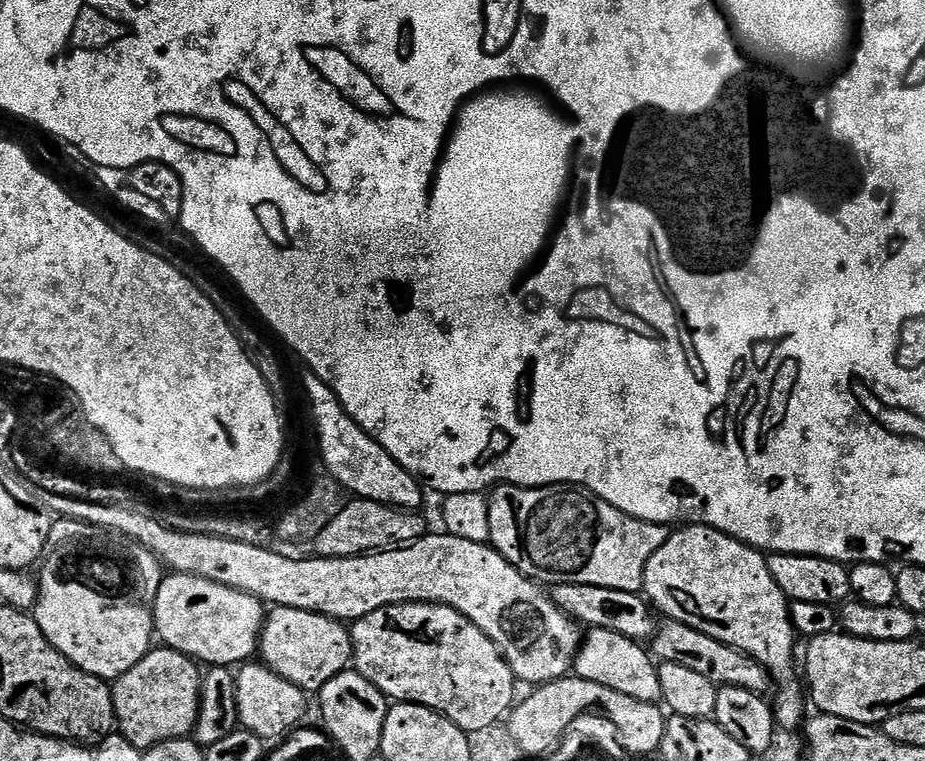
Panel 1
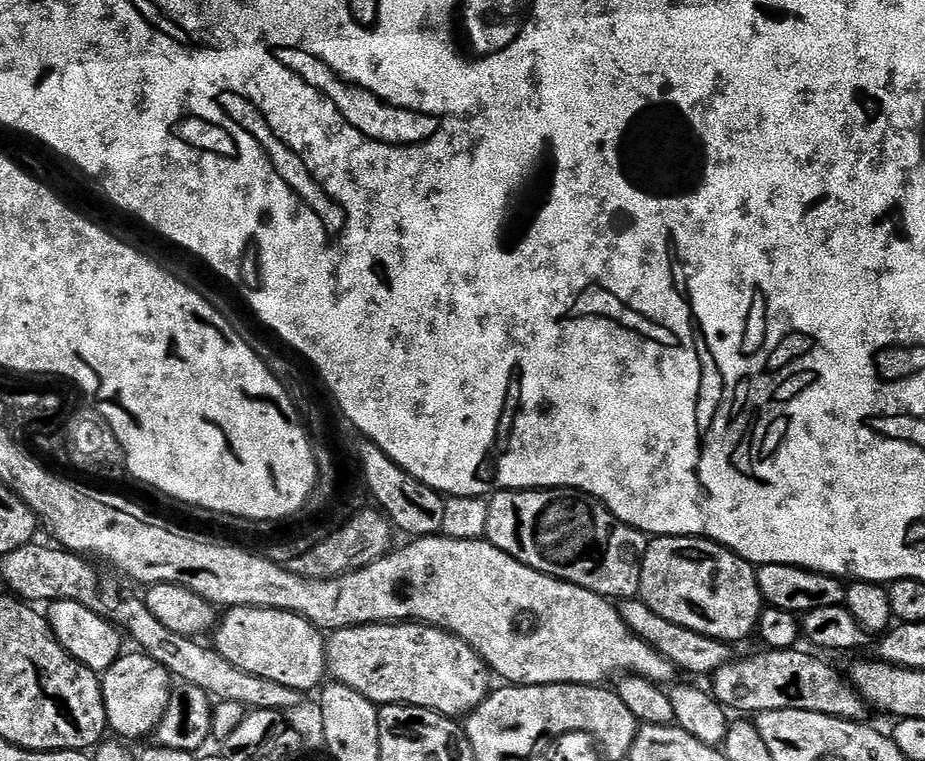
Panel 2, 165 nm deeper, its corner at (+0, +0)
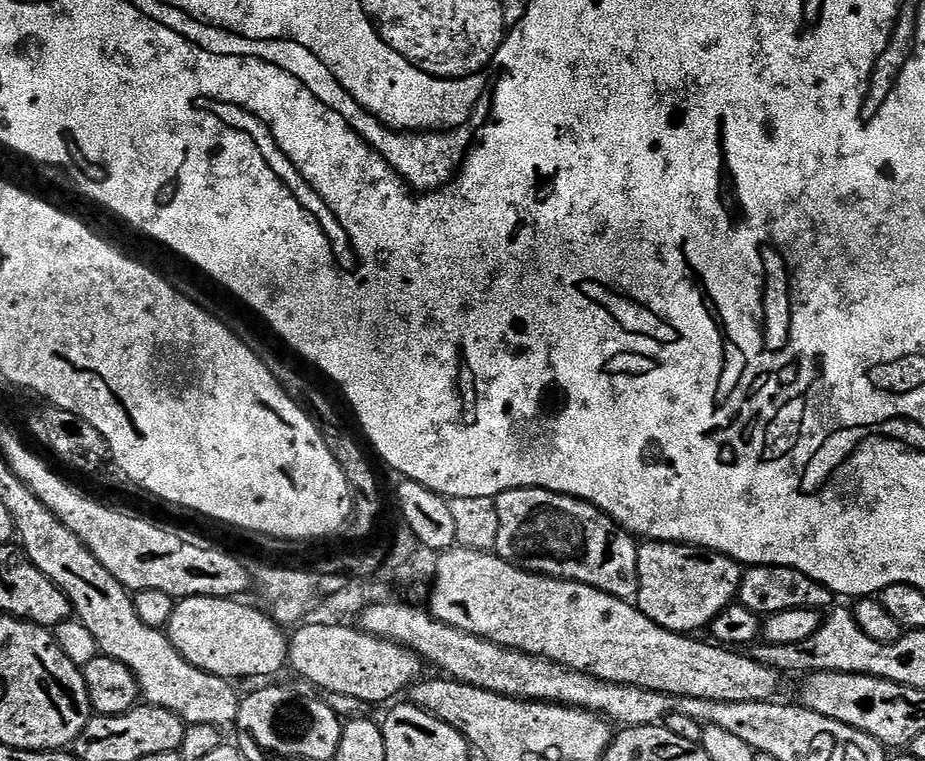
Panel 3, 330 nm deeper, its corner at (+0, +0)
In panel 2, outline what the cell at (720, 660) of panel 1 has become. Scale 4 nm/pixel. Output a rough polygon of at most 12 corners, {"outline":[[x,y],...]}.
{"outline":[[811,651],[733,658],[710,688],[736,714],[870,712]]}

